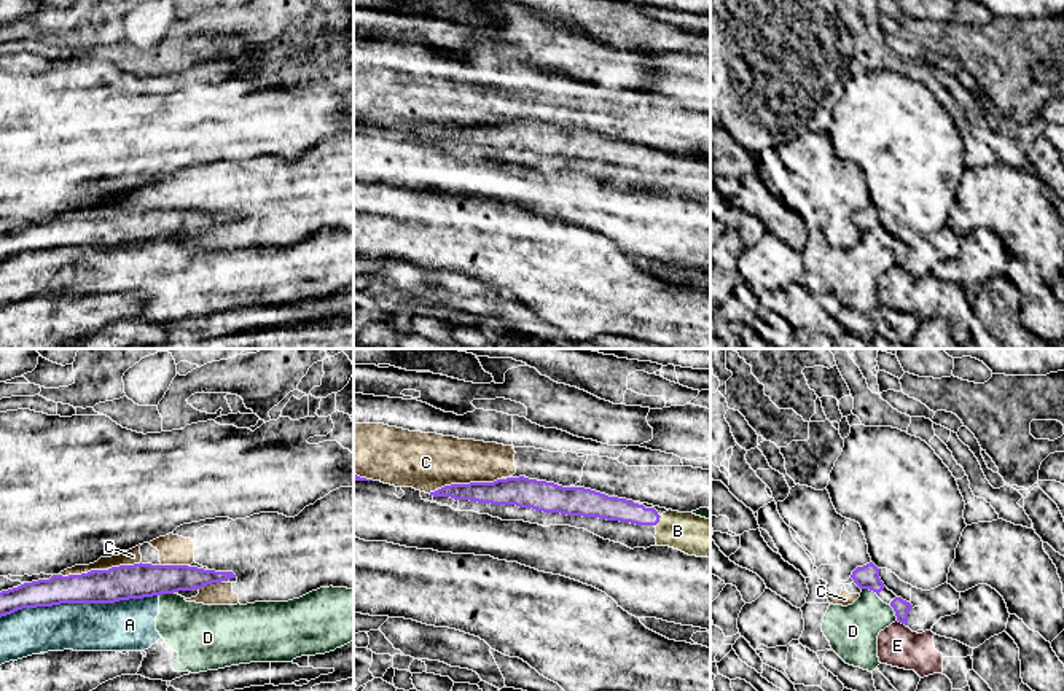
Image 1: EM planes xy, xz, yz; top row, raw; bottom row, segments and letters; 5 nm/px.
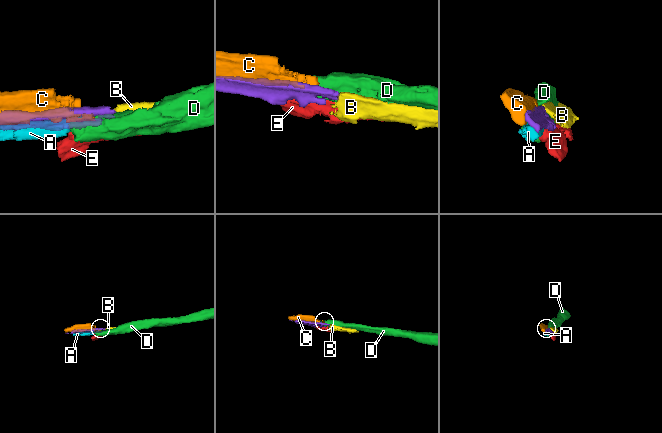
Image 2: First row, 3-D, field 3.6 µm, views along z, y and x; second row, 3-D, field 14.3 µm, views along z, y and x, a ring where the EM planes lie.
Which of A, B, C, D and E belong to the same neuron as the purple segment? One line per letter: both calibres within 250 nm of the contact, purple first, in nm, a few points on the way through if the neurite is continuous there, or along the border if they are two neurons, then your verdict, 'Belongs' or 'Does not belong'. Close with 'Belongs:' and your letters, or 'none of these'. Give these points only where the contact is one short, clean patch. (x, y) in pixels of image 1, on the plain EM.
A: Thickness 180 nm (purple) against 260 nm. Does not belong
B: Thickness 130 nm (purple) against 200 nm. Path across: xz (612, 152), (650, 160), (658, 164), (695, 179). Belongs
C: Thickness 180 nm (purple) against 80 nm. Does not belong
D: Thickness 180 nm (purple) against 280 nm. Does not belong
E: Thickness 80 nm (purple) against 200 nm. Boundary: yz (897, 263), (905, 269). Does not belong
Belongs: B

